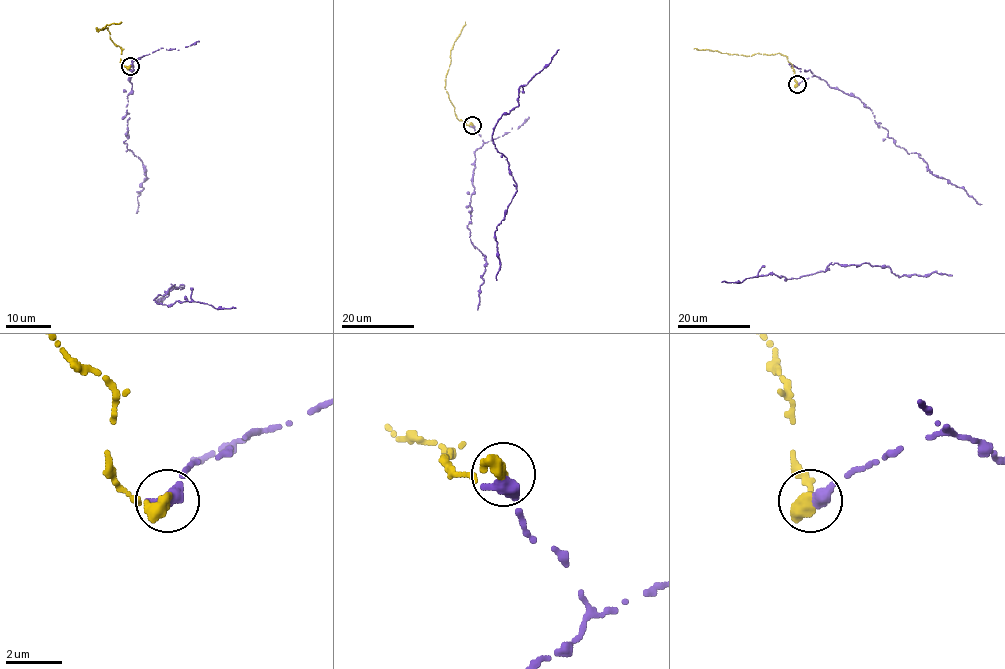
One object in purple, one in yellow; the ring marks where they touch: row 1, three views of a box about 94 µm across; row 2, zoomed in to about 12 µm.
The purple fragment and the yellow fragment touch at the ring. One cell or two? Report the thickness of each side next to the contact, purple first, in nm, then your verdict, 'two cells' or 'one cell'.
480/480 nm | one cell

